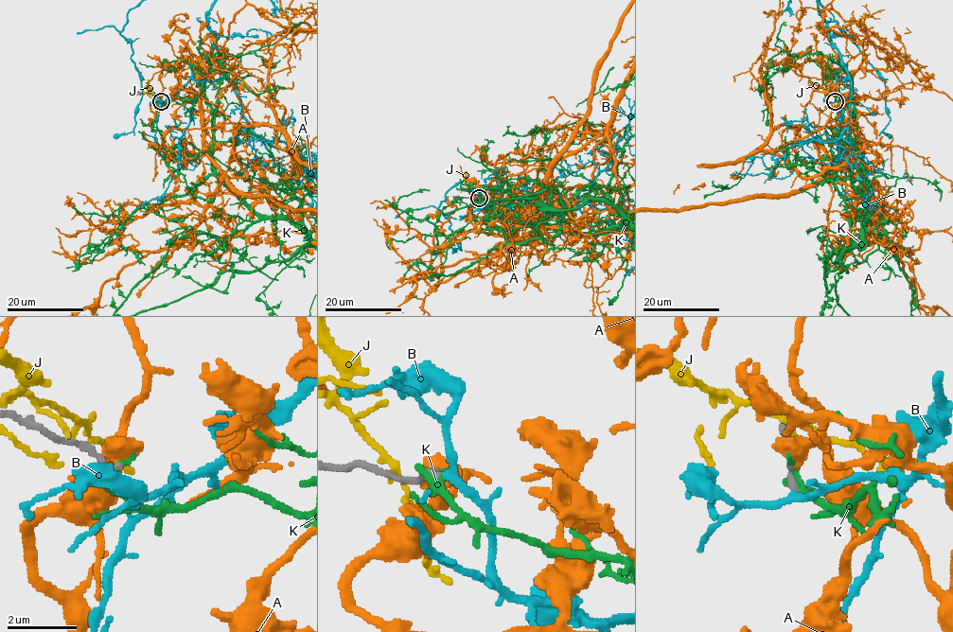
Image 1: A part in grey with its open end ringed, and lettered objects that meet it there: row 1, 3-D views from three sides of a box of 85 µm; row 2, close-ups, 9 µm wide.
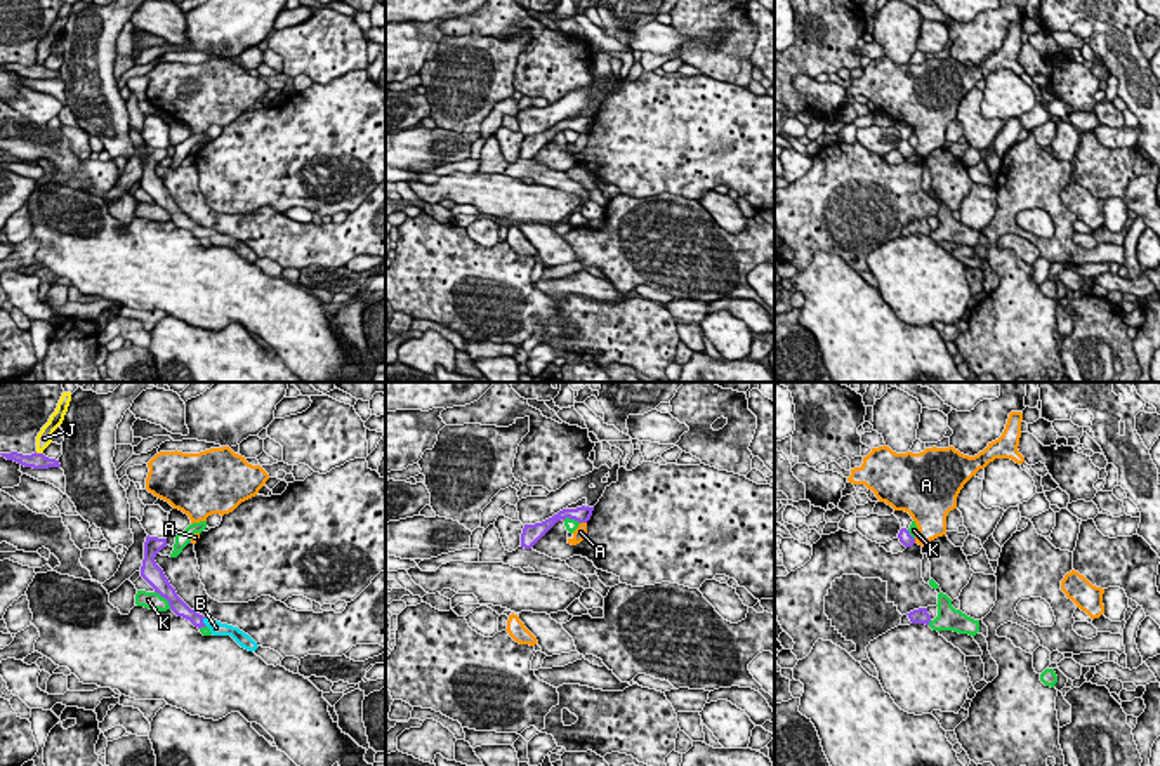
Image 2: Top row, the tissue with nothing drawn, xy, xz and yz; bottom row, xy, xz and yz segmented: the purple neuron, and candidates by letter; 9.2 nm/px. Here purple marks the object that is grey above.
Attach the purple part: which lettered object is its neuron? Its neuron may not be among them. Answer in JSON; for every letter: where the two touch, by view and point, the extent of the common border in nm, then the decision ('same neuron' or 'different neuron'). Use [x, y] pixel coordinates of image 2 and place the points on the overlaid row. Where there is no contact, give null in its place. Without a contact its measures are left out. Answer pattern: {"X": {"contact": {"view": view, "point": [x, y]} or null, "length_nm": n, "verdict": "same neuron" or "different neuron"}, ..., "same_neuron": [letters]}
{"A": {"contact": {"view": "xz", "point": [584, 521]}, "length_nm": 70, "verdict": "different neuron"}, "B": {"contact": {"view": "xy", "point": [202, 622]}, "length_nm": 100, "verdict": "same neuron"}, "J": {"contact": {"view": "xy", "point": [39, 454]}, "length_nm": 80, "verdict": "different neuron"}, "K": {"contact": {"view": "xy", "point": [165, 598]}, "length_nm": 240, "verdict": "different neuron"}, "same_neuron": ["B"]}

